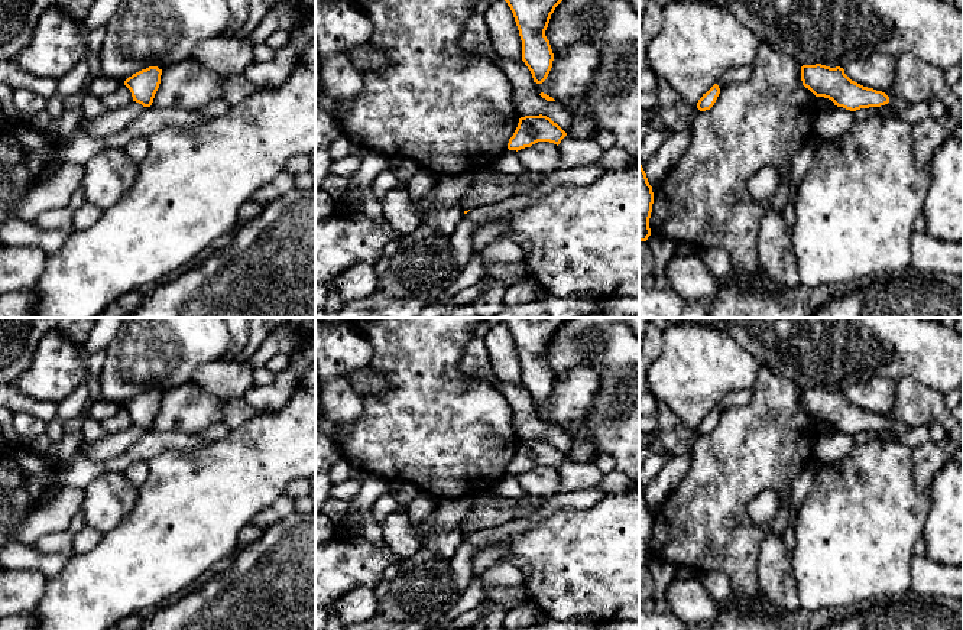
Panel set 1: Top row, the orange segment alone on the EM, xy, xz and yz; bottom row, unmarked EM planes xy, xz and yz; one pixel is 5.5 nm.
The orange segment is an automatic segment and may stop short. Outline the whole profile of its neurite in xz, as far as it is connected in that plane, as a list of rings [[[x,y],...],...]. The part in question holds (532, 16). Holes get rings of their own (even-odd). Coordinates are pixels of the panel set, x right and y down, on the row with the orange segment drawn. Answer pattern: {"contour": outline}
{"contour": [[[505,0],[510,7],[522,40],[522,61],[534,82],[542,84],[554,61],[545,36],[551,14],[562,0]]]}

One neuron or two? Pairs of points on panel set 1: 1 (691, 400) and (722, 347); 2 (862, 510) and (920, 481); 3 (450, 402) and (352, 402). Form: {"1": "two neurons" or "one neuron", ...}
{"1": "one neuron", "2": "two neurons", "3": "two neurons"}

